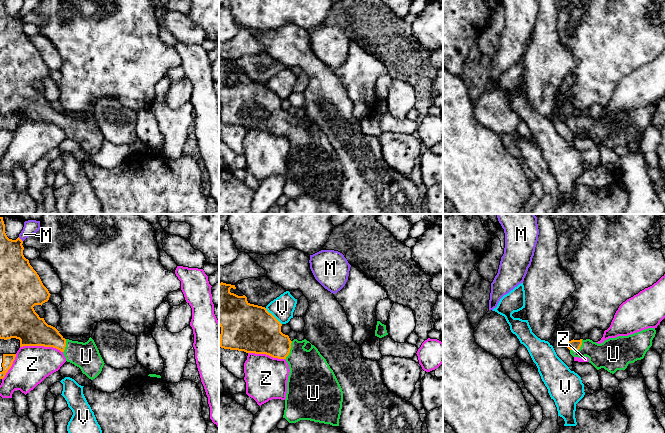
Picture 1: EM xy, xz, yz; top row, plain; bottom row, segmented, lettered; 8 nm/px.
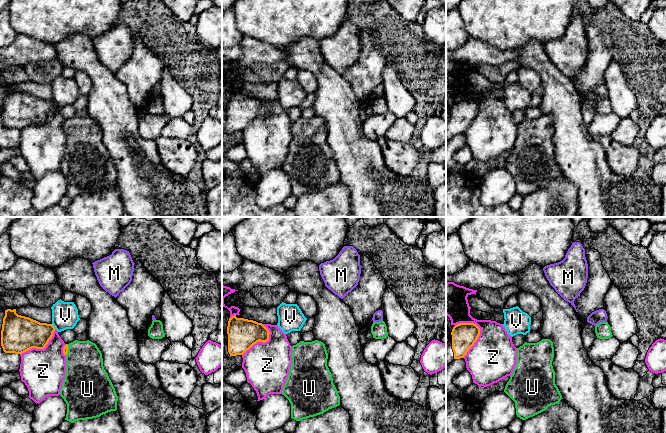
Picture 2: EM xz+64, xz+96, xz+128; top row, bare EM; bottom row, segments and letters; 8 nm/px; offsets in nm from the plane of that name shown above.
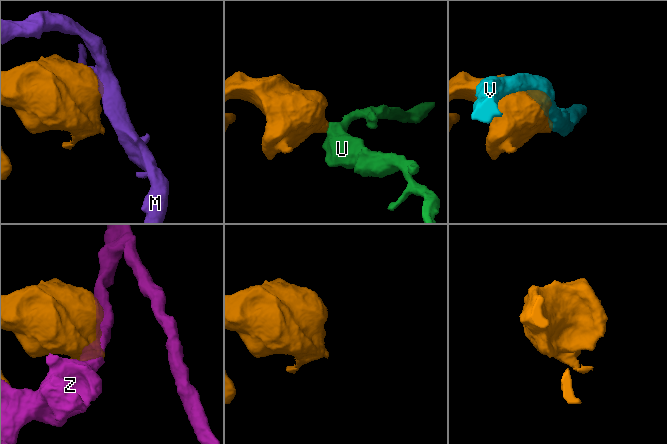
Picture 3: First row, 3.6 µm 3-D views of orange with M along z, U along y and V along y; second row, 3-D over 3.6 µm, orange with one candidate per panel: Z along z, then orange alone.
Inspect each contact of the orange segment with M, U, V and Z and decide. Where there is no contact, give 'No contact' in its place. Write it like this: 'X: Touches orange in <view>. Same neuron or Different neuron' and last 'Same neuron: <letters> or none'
M: Touches orange in xy. Different neuron
U: Touches orange in yz. Same neuron
V: Touches orange in xz. Different neuron
Z: Touches orange in xy. Different neuron
Same neuron: U

